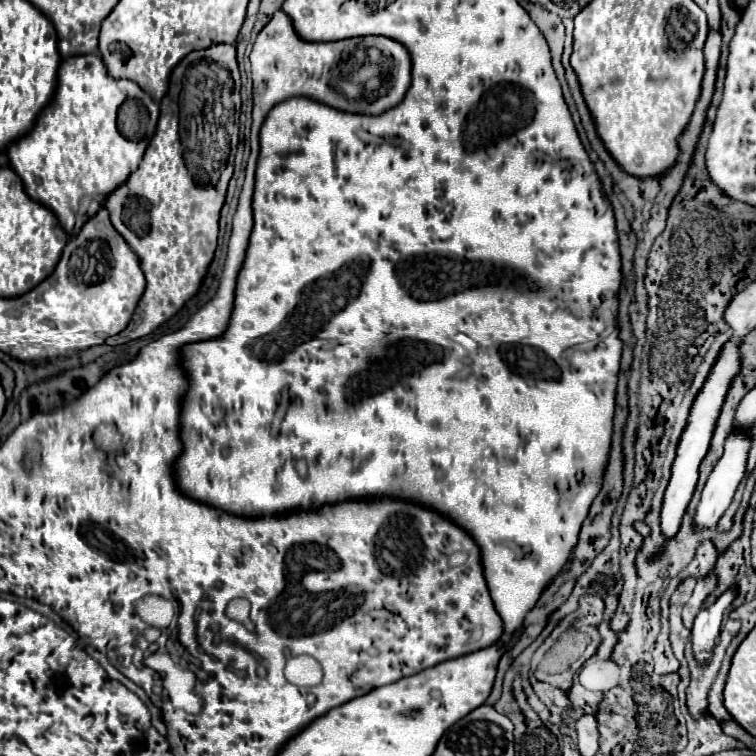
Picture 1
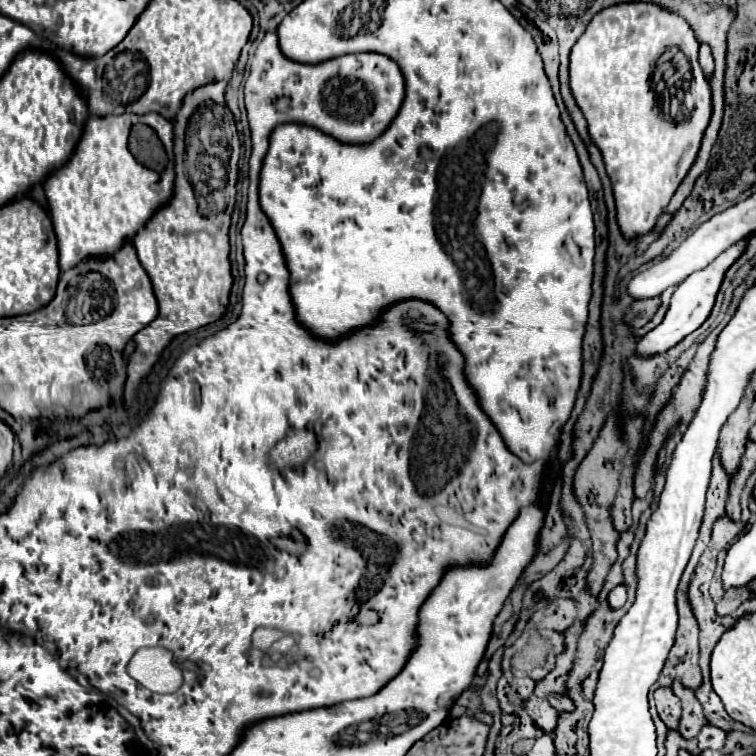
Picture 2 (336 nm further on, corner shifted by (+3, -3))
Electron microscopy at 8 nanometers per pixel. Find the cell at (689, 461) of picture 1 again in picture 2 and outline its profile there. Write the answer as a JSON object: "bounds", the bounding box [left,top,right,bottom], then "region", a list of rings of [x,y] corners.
{"bounds":[608,582,628,608],"region":[[[624,582],[618,584],[618,586],[608,594],[608,602],[610,602],[612,608],[620,608],[620,606],[626,602],[626,598],[628,598],[628,592],[626,592],[626,584],[624,584]]]}

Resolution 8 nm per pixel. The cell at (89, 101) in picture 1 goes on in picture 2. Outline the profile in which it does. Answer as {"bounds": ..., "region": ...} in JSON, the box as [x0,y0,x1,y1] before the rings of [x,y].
{"bounds":[44,114,174,270],"region":[[[120,114],[88,118],[80,142],[70,160],[44,180],[54,232],[58,238],[60,270],[76,266],[82,258],[94,254],[114,254],[122,242],[130,242],[150,214],[168,202],[174,184],[174,154],[172,154],[172,124],[160,114]]]}

